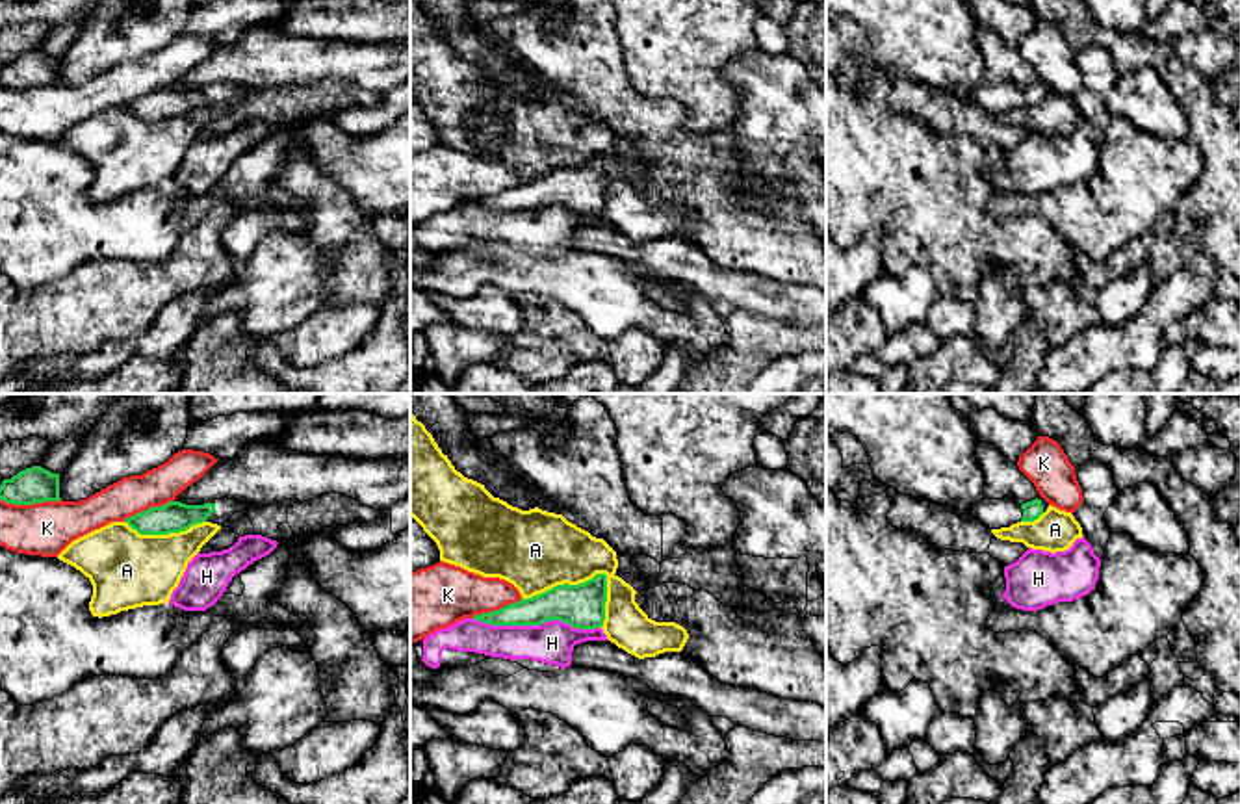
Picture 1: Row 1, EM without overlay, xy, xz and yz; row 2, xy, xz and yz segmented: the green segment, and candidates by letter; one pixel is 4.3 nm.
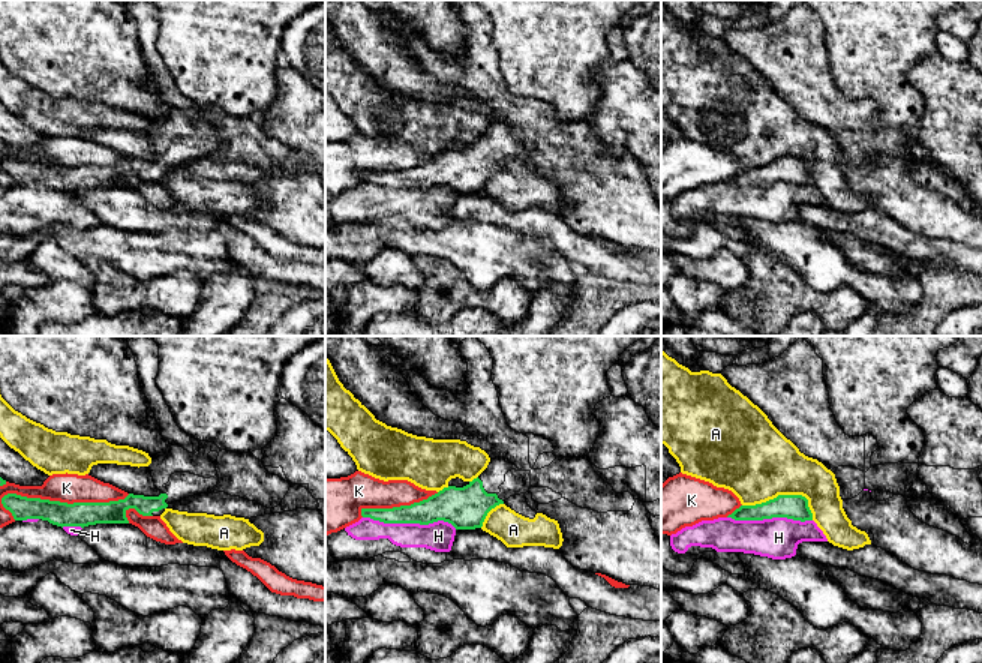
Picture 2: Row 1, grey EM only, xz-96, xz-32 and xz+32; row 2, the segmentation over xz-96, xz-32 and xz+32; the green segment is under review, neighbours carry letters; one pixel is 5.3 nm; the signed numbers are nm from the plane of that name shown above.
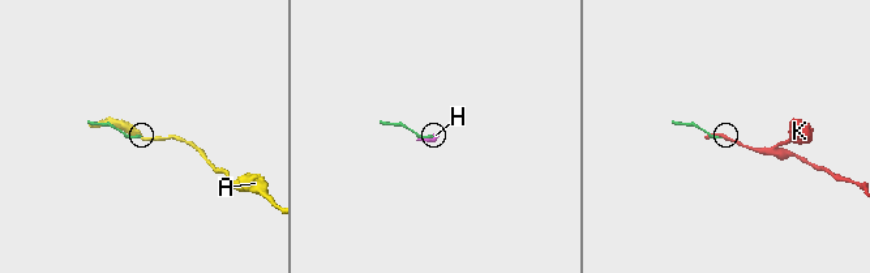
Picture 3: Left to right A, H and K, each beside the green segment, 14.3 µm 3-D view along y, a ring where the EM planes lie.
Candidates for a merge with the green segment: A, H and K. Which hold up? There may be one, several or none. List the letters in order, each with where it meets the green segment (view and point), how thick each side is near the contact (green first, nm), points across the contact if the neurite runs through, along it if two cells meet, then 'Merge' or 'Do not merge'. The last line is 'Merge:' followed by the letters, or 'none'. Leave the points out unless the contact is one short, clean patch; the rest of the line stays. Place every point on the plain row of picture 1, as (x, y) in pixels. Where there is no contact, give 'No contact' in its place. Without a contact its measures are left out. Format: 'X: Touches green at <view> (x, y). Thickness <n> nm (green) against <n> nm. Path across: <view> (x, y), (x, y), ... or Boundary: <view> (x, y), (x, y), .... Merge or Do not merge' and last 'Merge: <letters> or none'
A: Touches green at xz (565, 168). Thickness 190 nm (green) against 360 nm. Do not merge
H: Touches green at xz (537, 208). Thickness 190 nm (green) against 190 nm. Do not merge
K: Touches green at xy (30, 88). Thickness 160 nm (green) against 220 nm. Do not merge
Merge: none

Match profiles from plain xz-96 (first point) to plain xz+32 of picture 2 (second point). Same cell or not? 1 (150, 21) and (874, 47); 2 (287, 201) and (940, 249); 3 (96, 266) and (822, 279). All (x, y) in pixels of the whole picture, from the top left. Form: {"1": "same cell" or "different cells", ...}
{"1": "different cells", "2": "different cells", "3": "different cells"}

